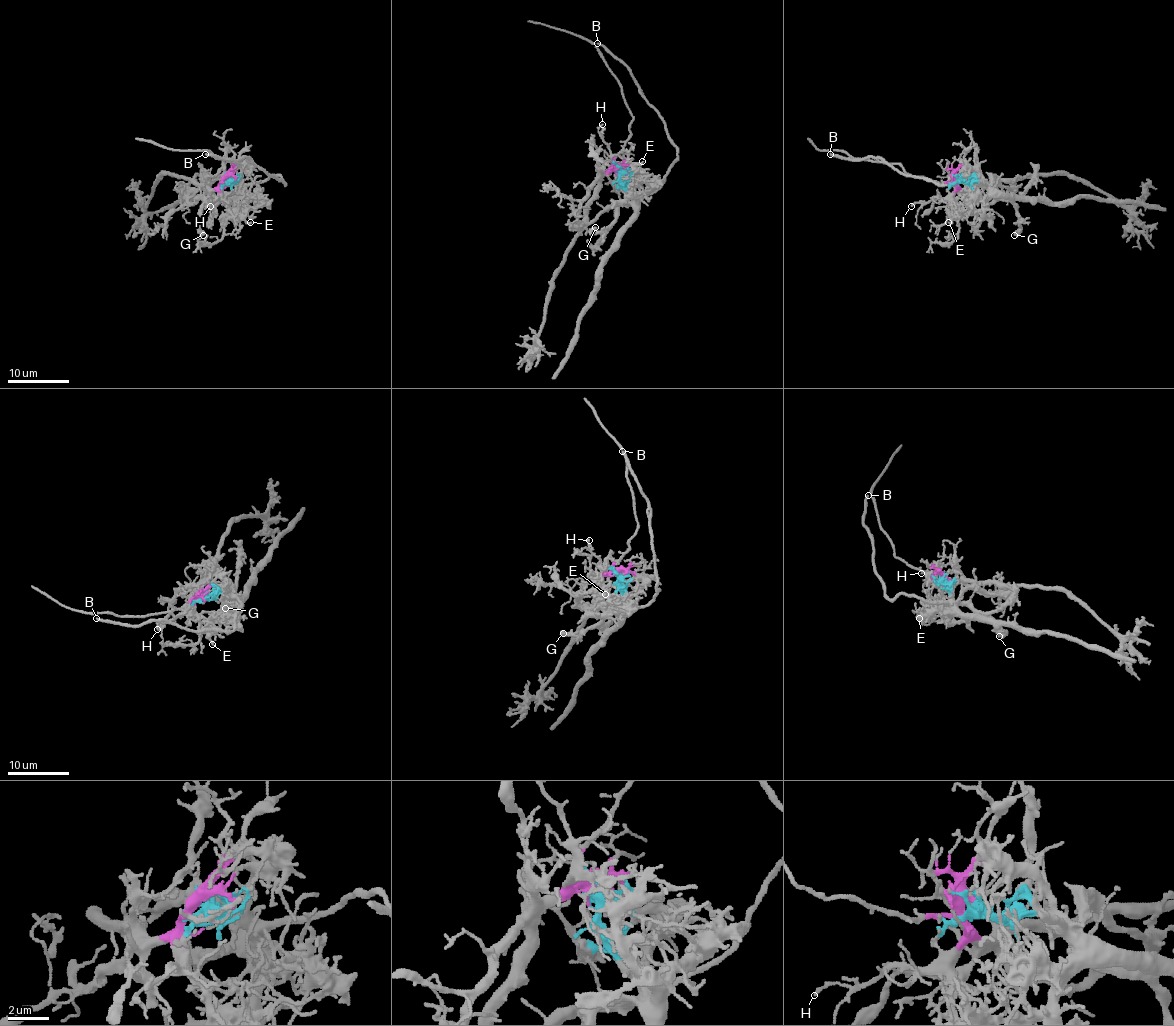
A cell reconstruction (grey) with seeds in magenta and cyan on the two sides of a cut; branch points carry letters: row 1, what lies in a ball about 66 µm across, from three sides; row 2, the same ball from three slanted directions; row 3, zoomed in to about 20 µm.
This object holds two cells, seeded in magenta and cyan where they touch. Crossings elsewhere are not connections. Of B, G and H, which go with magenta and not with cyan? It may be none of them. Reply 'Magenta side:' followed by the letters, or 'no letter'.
Magenta side: H

